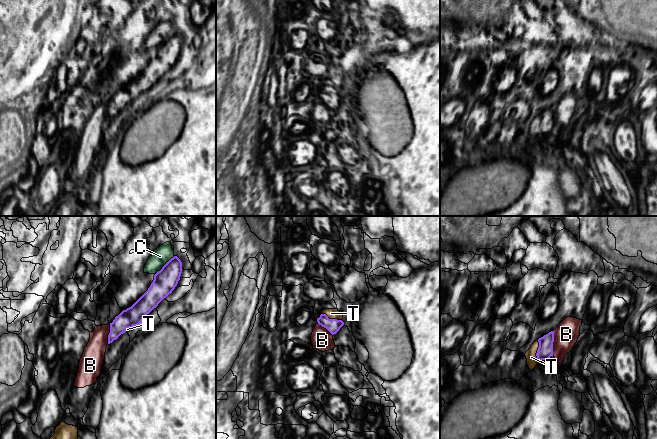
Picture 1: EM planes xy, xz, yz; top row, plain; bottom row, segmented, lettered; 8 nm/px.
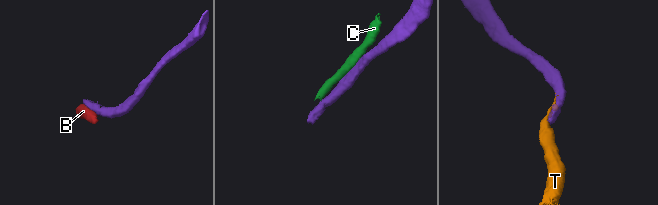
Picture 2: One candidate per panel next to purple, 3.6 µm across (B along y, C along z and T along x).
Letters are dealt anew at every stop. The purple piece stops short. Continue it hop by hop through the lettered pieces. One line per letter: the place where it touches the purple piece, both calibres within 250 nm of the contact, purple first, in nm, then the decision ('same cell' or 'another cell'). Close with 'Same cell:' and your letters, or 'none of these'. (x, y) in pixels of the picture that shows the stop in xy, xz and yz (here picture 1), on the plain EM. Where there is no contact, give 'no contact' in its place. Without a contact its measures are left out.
B: contact yz (552, 119); calibres 130 and 190 nm; another cell
C: contact xy (165, 40); calibres 190 and 140 nm; another cell
T: contact yz (537, 126); calibres 130 and 90 nm; same cell
Same cell: T

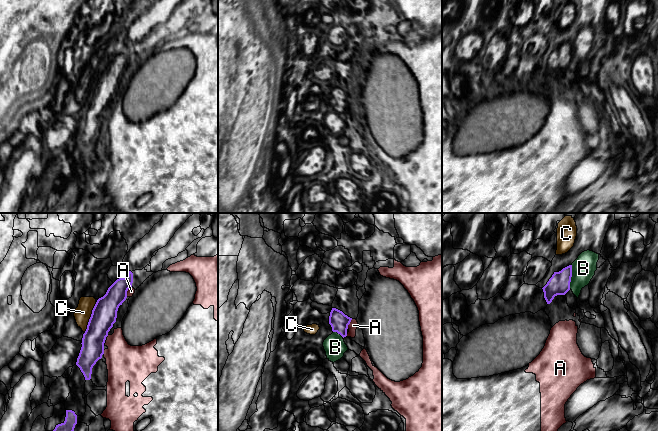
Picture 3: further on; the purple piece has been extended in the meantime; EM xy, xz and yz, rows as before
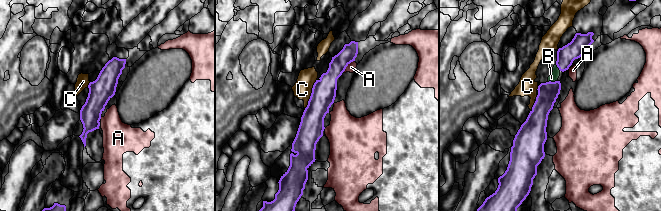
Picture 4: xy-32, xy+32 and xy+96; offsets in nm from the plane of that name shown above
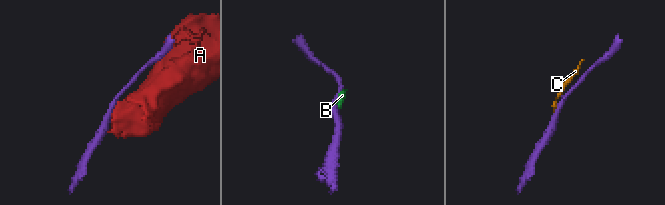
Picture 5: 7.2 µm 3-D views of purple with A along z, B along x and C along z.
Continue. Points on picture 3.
A: contact xy (127, 66); calibres 190 and 60 nm; another cell
B: contact yz (571, 52); calibres 180 and 190 nm; another cell
C: contact xy (90, 94); calibres 200 and 130 nm; another cell
Same cell: none of these

